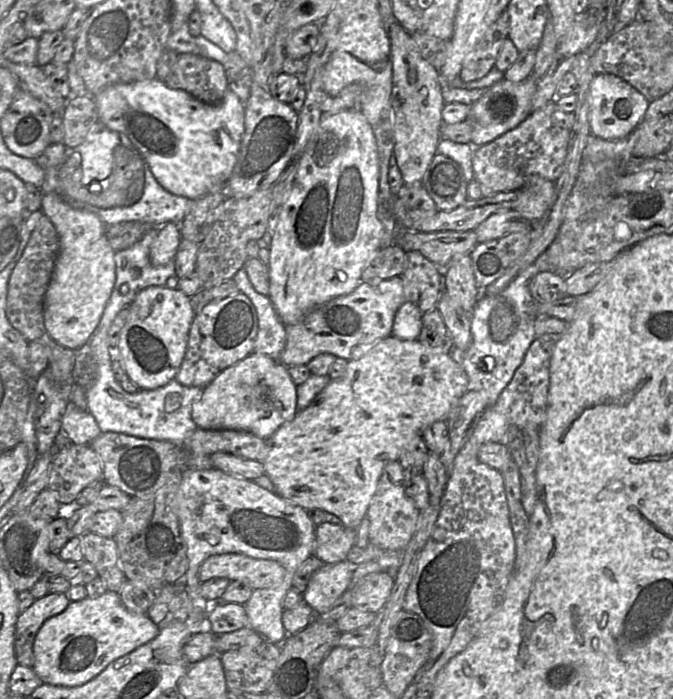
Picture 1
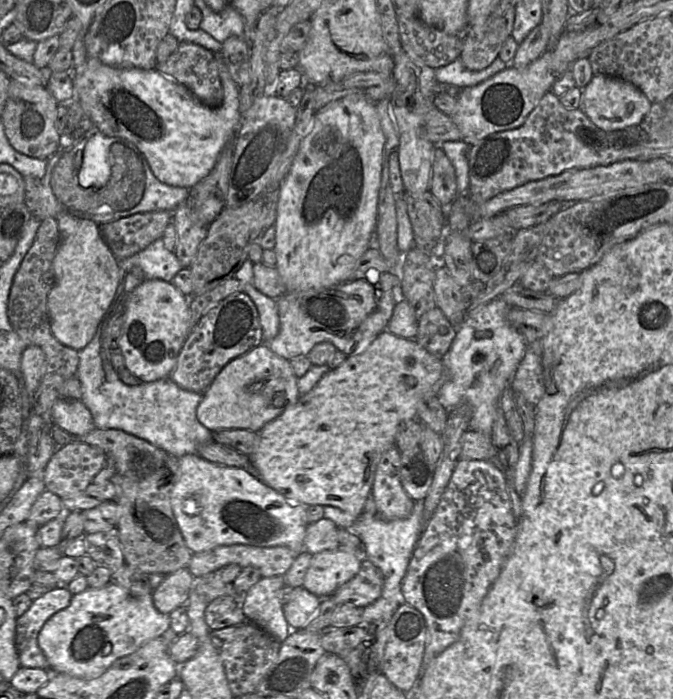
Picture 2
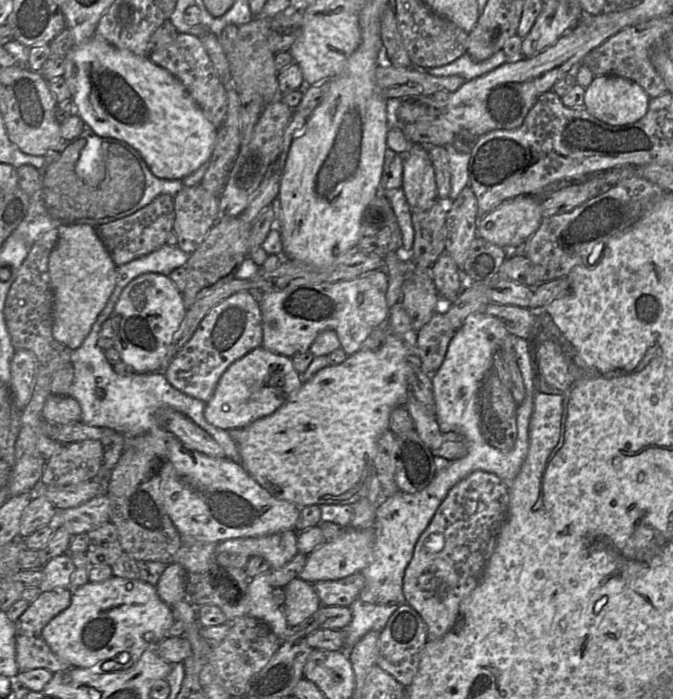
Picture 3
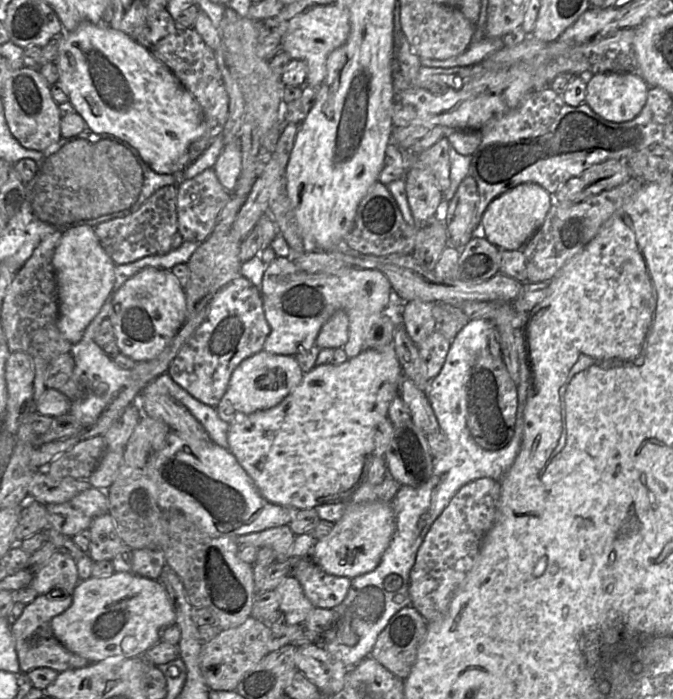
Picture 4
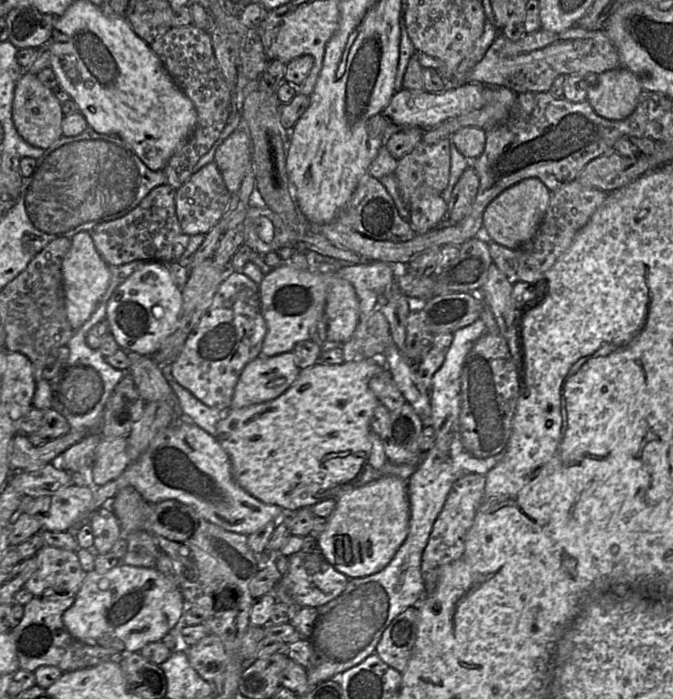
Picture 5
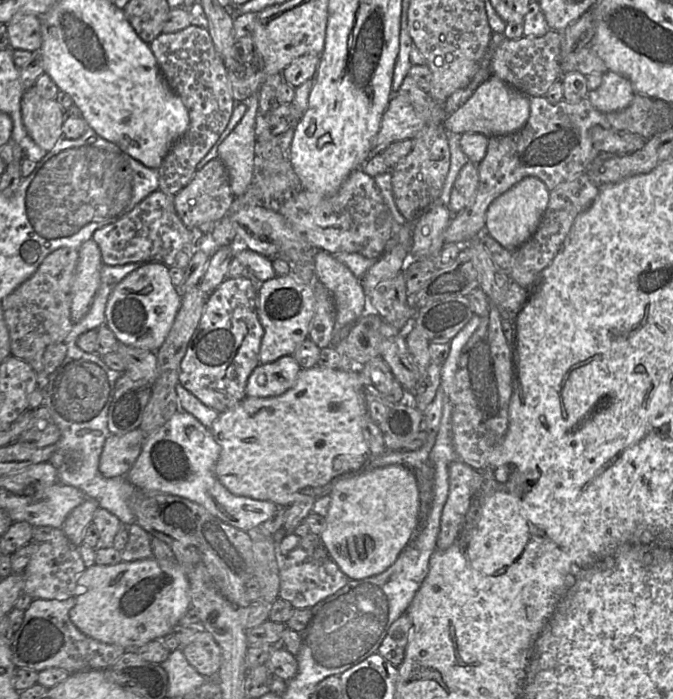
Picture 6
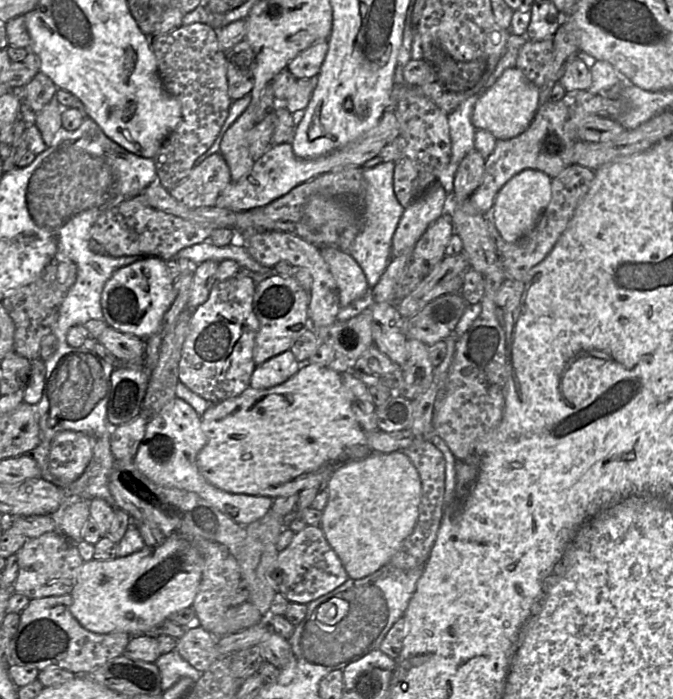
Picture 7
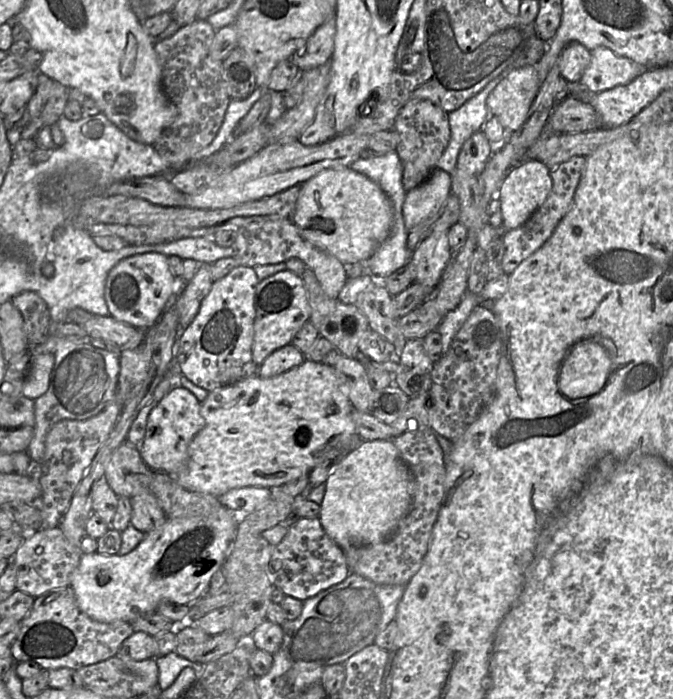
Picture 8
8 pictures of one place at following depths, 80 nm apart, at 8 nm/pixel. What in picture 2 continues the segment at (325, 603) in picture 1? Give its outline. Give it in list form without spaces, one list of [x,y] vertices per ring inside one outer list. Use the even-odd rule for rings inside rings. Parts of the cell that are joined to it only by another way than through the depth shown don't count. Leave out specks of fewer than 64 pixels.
[[[325,550],[312,555],[303,587],[324,599],[356,576],[362,561],[342,550]]]

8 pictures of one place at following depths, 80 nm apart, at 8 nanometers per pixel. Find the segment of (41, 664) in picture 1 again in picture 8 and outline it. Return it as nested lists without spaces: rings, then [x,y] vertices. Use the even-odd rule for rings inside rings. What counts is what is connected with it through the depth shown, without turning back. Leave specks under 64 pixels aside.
[[[221,505],[215,516],[166,519],[162,526],[146,533],[139,545],[128,554],[82,553],[71,579],[79,609],[97,621],[131,622],[140,614],[156,612],[164,600],[180,605],[193,604],[208,590],[212,576],[222,567],[229,554],[229,546],[235,539],[237,526],[235,516]]]

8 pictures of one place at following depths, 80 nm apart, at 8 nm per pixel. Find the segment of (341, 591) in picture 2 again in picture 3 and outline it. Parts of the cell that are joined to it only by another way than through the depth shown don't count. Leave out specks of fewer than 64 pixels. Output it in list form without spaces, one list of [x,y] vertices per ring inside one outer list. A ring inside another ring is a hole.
[[[357,572],[340,580],[318,581],[312,585],[322,606],[348,607],[362,591],[365,578]]]

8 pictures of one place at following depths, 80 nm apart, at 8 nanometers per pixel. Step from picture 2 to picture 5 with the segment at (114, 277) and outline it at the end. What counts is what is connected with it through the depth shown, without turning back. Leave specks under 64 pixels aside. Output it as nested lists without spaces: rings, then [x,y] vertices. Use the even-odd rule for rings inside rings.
[[[80,231],[71,239],[71,247],[62,261],[62,275],[67,319],[74,331],[93,314],[111,278],[109,265],[97,251],[89,231]]]

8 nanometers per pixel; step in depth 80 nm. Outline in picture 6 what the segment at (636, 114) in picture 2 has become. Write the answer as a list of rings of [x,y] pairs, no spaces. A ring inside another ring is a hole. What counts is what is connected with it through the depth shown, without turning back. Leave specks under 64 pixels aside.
[[[612,70],[602,73],[601,84],[588,92],[591,104],[604,113],[624,109],[630,104],[634,96],[635,90],[630,80]]]

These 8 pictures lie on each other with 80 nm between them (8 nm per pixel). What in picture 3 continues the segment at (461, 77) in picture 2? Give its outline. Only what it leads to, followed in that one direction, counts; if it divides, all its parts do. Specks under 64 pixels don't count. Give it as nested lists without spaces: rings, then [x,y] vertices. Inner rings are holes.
[[[503,50],[480,62],[473,60],[465,52],[455,61],[444,66],[429,68],[427,71],[437,77],[458,75],[468,81],[483,76],[506,62],[508,62],[508,57],[504,54]]]

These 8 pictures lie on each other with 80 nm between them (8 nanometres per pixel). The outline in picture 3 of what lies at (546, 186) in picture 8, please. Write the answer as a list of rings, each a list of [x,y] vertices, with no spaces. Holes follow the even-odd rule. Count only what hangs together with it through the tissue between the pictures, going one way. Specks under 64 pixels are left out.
[[[521,194],[479,216],[477,235],[505,249],[521,248],[542,221],[541,198]]]

